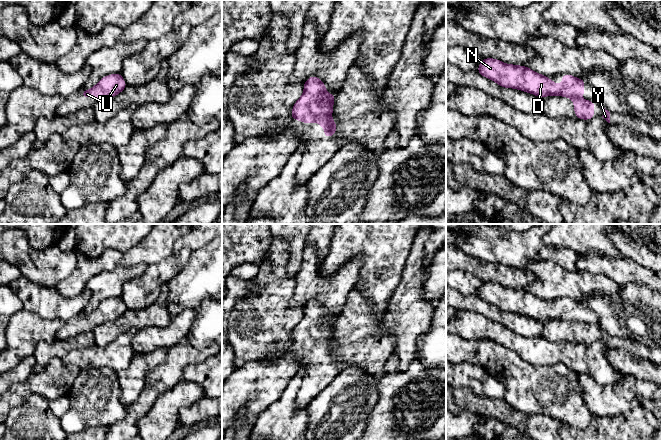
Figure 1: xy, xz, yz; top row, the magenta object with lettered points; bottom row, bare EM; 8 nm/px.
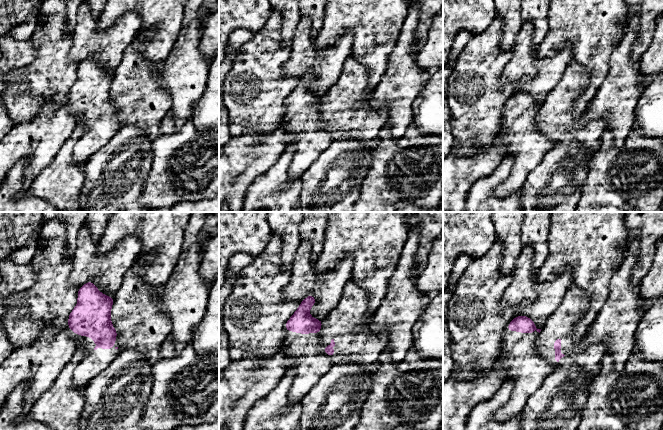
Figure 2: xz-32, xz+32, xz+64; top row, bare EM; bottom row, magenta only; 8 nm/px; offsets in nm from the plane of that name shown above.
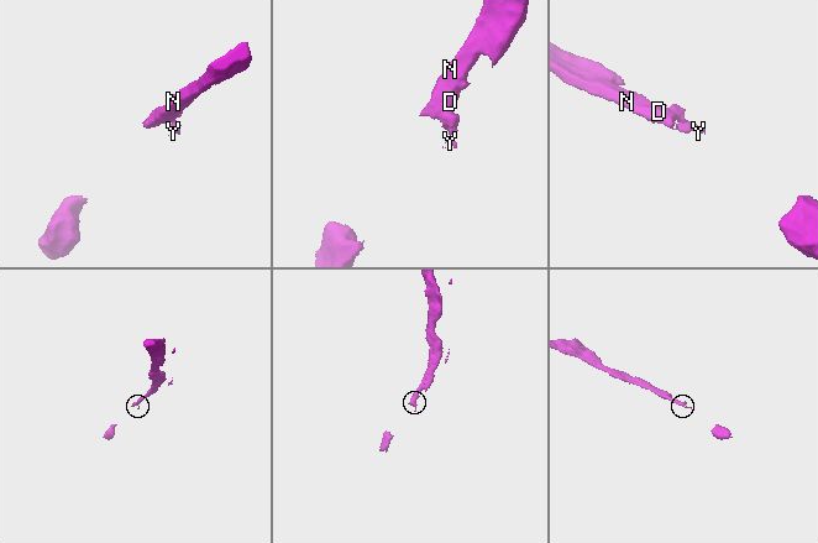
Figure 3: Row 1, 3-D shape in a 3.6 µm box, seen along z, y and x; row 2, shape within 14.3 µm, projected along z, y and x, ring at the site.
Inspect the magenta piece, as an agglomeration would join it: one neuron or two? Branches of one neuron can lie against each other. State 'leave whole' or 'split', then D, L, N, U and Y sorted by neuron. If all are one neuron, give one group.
split; D L N U / Y

